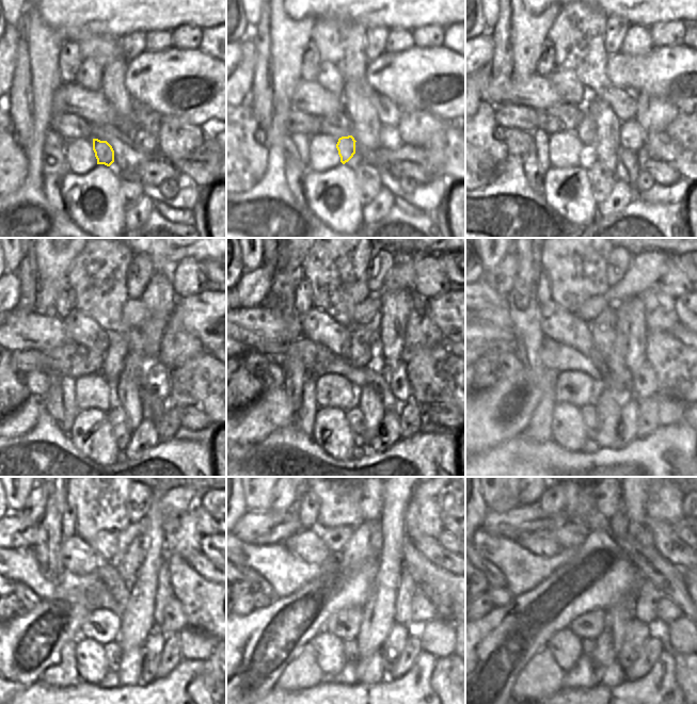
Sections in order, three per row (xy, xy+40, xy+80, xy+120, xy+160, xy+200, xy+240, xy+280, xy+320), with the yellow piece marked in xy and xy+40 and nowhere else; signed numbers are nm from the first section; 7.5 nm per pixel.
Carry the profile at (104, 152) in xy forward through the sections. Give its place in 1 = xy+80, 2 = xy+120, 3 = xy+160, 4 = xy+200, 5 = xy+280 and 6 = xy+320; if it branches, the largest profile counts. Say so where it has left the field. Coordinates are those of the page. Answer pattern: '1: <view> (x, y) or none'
1: xy+80 (586, 131)
2: xy+120 (120, 347)
3: xy+160 (362, 351)
4: xy+200 (603, 329)
5: xy+280 (377, 531)
6: xy+320 (618, 523)

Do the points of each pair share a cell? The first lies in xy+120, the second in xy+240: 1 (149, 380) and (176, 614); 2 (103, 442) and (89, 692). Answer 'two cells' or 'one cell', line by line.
1: one cell
2: two cells

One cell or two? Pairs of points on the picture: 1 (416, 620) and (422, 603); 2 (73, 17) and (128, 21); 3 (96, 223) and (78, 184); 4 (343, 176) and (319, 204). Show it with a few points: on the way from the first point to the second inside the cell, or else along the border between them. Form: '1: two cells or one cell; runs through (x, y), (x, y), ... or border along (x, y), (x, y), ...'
1: one cell; runs through (420, 616), (422, 607)
2: one cell; runs through (86, 17), (114, 17)
3: one cell; runs through (85, 217), (74, 203), (78, 198), (78, 194)
4: one cell; runs through (331, 179), (321, 179), (315, 193)

